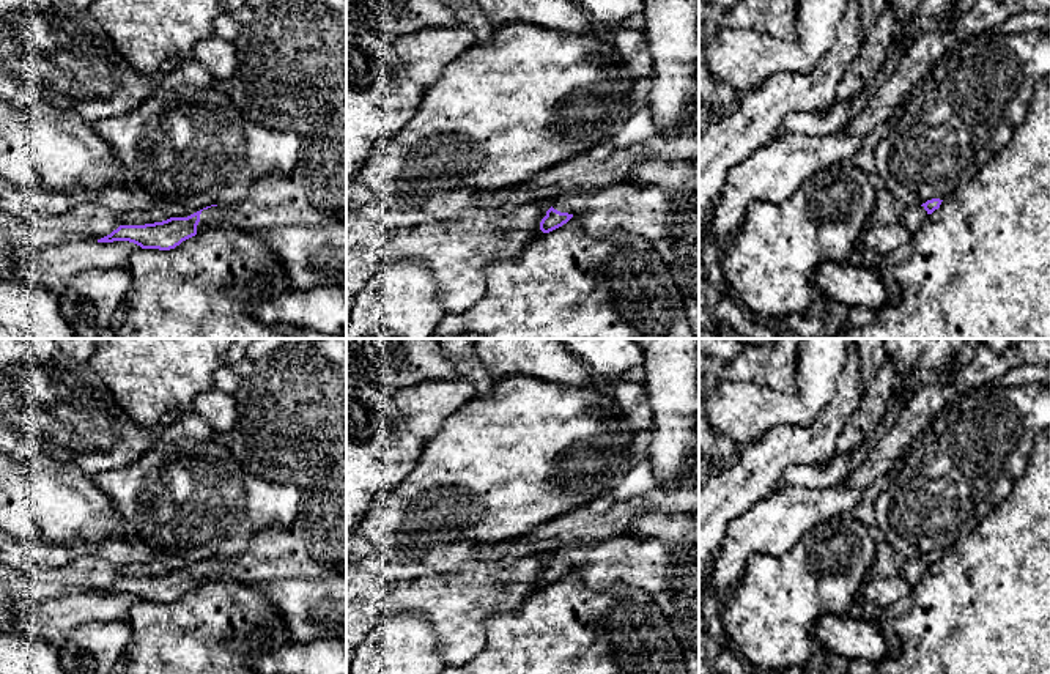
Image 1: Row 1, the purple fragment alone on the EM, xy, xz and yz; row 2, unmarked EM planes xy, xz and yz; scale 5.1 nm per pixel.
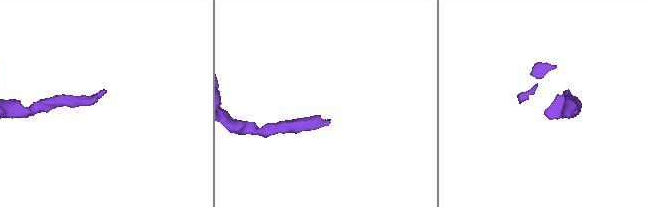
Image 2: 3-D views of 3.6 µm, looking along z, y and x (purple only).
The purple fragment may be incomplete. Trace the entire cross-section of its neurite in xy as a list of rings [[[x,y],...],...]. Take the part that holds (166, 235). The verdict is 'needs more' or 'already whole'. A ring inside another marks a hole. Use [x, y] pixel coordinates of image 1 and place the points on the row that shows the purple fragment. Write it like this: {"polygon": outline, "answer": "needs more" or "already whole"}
{"polygon": [[[346,101],[301,135],[301,150],[293,170],[258,178],[238,203],[211,205],[187,217],[170,217],[154,224],[120,225],[98,243],[129,241],[142,249],[170,250],[220,222],[233,222],[246,231],[288,225],[329,227],[334,222],[346,222]]], "answer": "needs more"}

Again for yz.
{"polygon": [[[932,198],[932,200],[927,200],[926,203],[922,205],[918,205],[918,206],[913,206],[913,208],[908,208],[907,213],[904,214],[904,225],[911,231],[915,233],[921,224],[924,222],[924,219],[932,214],[935,209],[940,208],[943,200],[940,198]]], "answer": "needs more"}

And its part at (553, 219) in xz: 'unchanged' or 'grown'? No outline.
grown

